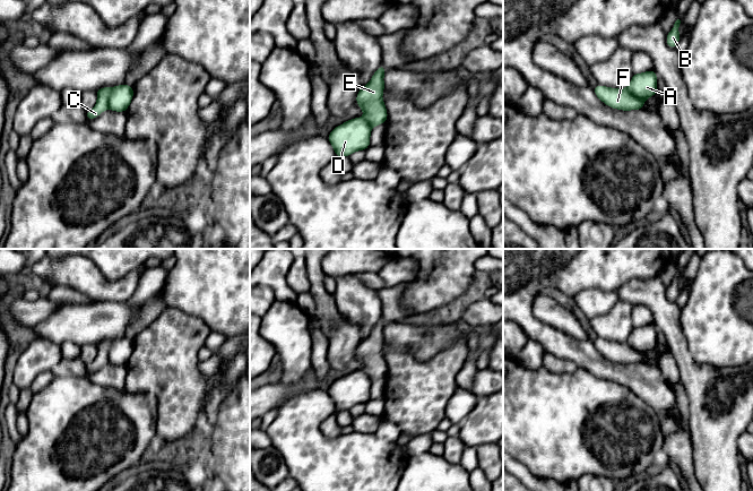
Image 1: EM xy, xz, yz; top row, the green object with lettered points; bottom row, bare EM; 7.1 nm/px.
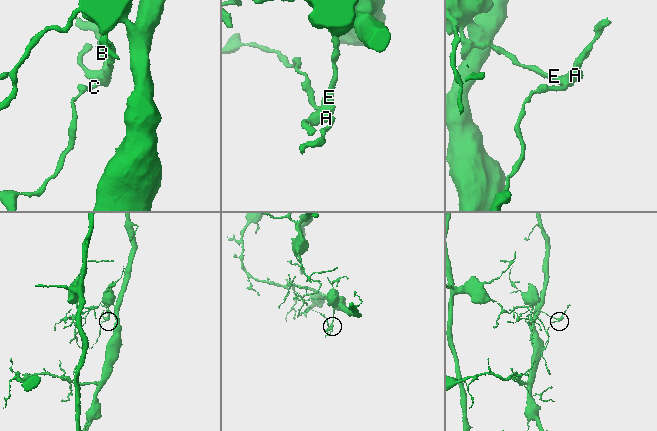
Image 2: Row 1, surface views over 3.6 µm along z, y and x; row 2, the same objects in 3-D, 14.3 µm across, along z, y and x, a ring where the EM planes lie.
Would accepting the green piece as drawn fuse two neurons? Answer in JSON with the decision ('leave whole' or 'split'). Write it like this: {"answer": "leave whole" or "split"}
{"answer": "split"}

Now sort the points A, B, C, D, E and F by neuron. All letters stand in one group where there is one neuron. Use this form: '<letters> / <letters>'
A B C D / E F

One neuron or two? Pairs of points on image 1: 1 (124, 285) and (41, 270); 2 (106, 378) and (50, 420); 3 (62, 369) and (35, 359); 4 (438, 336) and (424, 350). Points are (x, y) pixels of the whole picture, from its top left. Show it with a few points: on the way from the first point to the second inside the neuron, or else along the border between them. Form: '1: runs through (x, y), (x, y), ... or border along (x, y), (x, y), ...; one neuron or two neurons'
1: runs through (104, 287), (97, 287), (78, 272), (61, 272); one neuron
2: border along (86, 376), (101, 386), (123, 390); two neurons
3: border along (62, 358), (50, 370); two neurons
4: runs through (434, 339), (427, 346); one neuron

